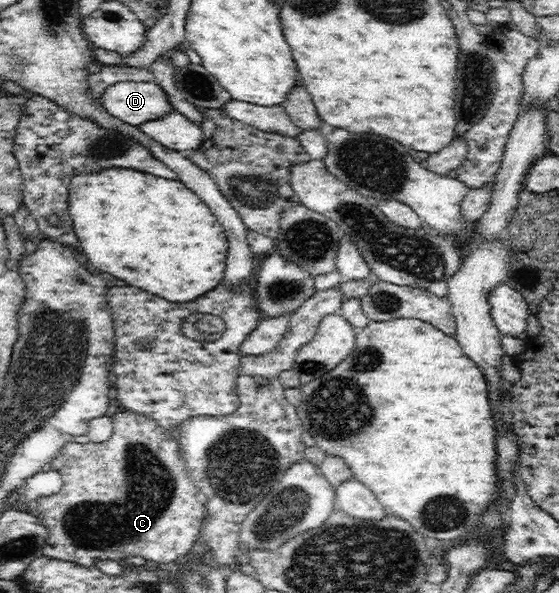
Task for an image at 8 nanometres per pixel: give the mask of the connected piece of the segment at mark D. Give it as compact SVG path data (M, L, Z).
M118 81L102 93L100 101L108 113L133 126L164 117L173 109L156 81Z

